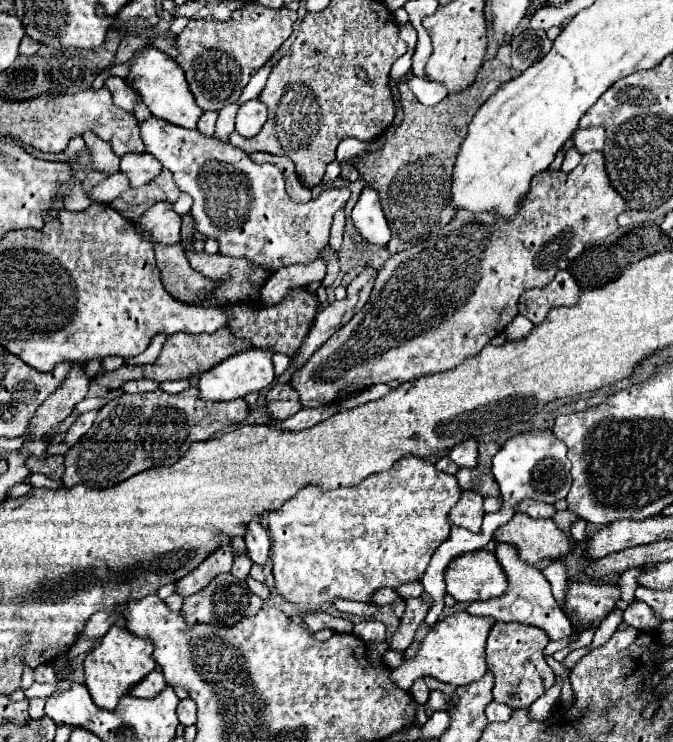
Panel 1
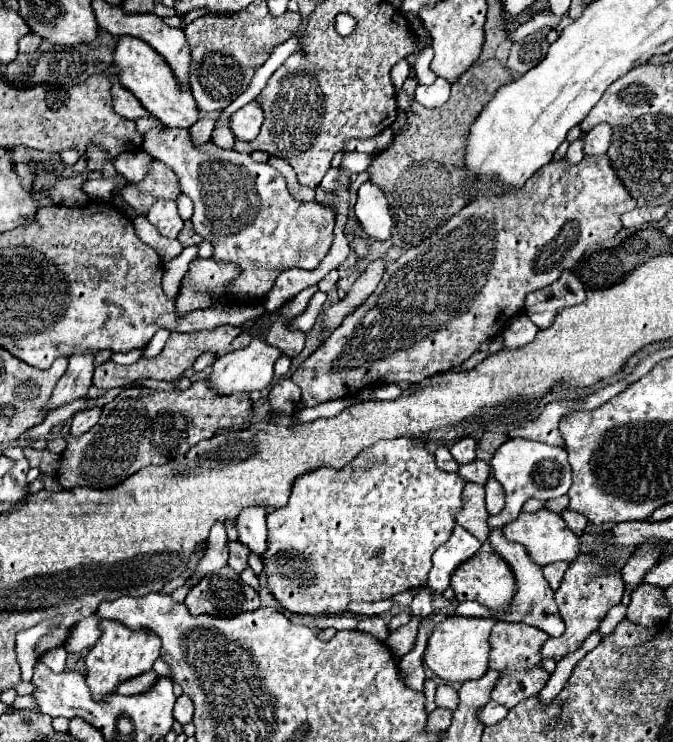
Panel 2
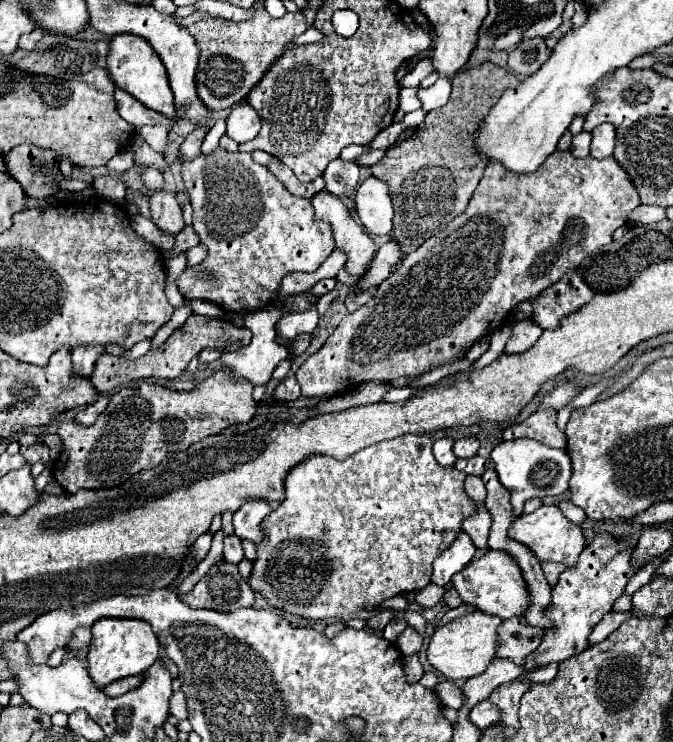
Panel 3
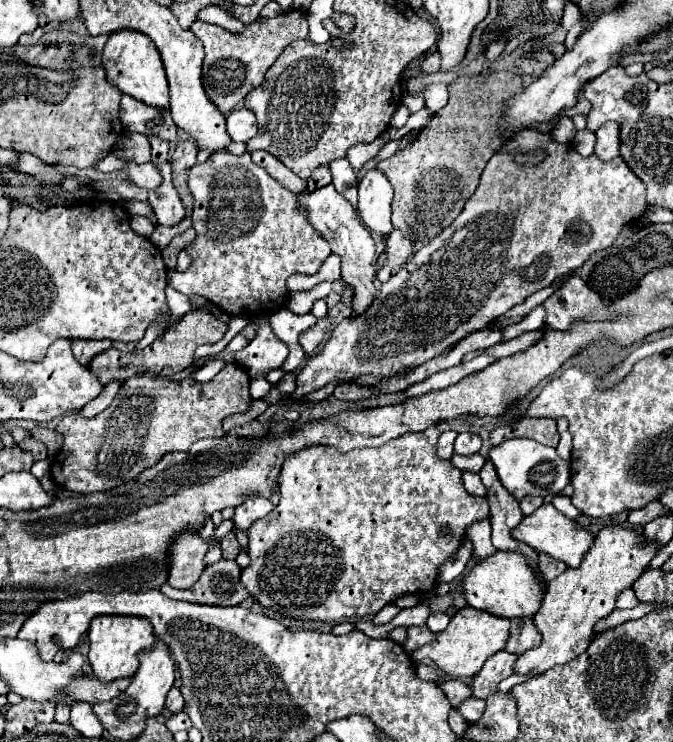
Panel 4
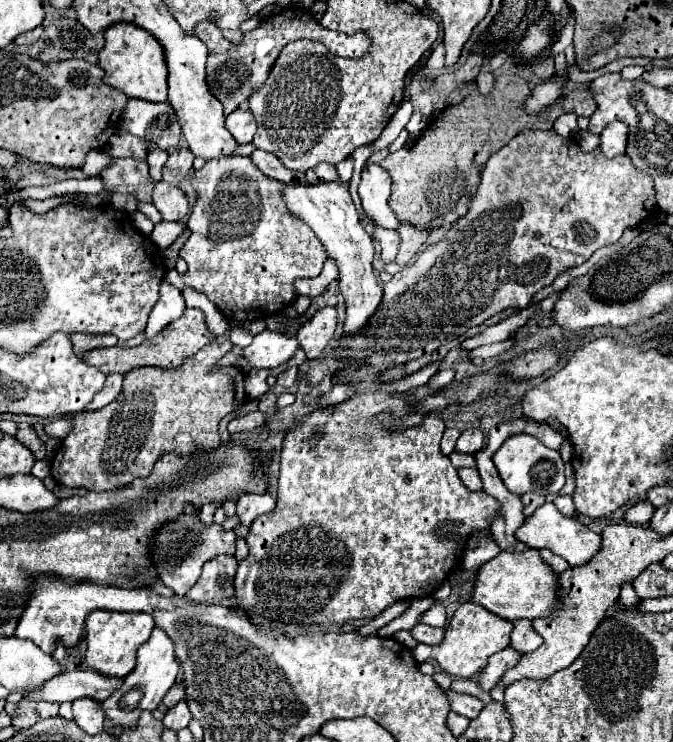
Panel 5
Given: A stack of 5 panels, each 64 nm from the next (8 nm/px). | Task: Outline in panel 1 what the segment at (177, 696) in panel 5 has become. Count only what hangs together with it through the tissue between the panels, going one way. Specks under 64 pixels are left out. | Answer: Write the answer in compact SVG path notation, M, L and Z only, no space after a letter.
M190 698L180 700L180 704L178 704L178 718L180 718L182 726L196 724L196 702L192 702Z

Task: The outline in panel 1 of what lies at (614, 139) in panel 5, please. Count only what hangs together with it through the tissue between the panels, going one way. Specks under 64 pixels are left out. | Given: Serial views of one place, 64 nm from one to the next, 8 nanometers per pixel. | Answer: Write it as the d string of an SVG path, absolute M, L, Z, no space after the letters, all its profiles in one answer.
M594 126L594 128L578 128L572 136L574 140L574 148L580 154L586 152L594 152L594 150L602 150L604 148L604 128Z

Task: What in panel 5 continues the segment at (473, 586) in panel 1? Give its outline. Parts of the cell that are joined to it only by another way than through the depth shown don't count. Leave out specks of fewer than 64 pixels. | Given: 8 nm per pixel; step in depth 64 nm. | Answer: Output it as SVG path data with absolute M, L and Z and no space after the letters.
M538 550L500 552L488 564L480 566L474 588L470 592L470 602L506 620L518 620L518 618L534 620L538 616L550 616L554 608L554 592L558 590L556 578L558 576L550 570L550 566L542 562Z

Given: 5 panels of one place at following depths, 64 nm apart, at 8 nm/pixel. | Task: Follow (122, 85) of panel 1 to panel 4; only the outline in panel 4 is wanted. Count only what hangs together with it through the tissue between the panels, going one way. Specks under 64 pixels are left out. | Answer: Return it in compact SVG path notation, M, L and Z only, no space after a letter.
M122 94L120 100L120 120L130 132L138 132L144 136L154 134L168 142L174 142L178 138L178 128L168 110L148 106L128 94Z

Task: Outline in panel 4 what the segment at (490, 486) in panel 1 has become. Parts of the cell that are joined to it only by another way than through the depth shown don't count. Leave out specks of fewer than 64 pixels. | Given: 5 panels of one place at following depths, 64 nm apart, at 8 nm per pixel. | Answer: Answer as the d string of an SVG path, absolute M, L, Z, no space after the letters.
M472 454L472 456L452 456L452 464L464 472L480 472L482 466L486 464L486 460L480 454Z

